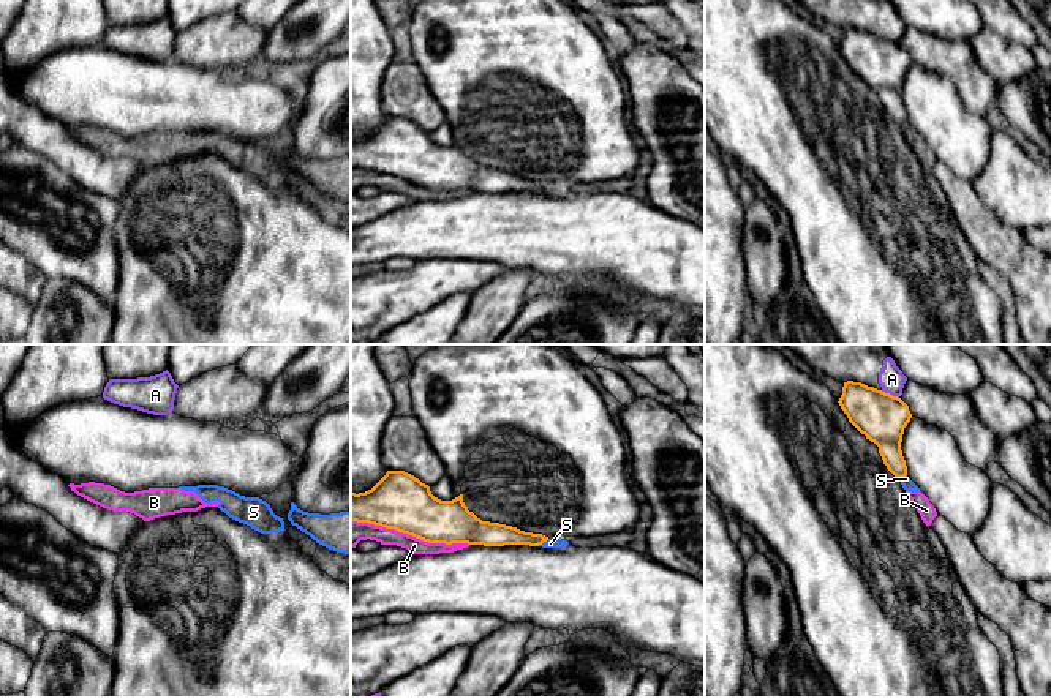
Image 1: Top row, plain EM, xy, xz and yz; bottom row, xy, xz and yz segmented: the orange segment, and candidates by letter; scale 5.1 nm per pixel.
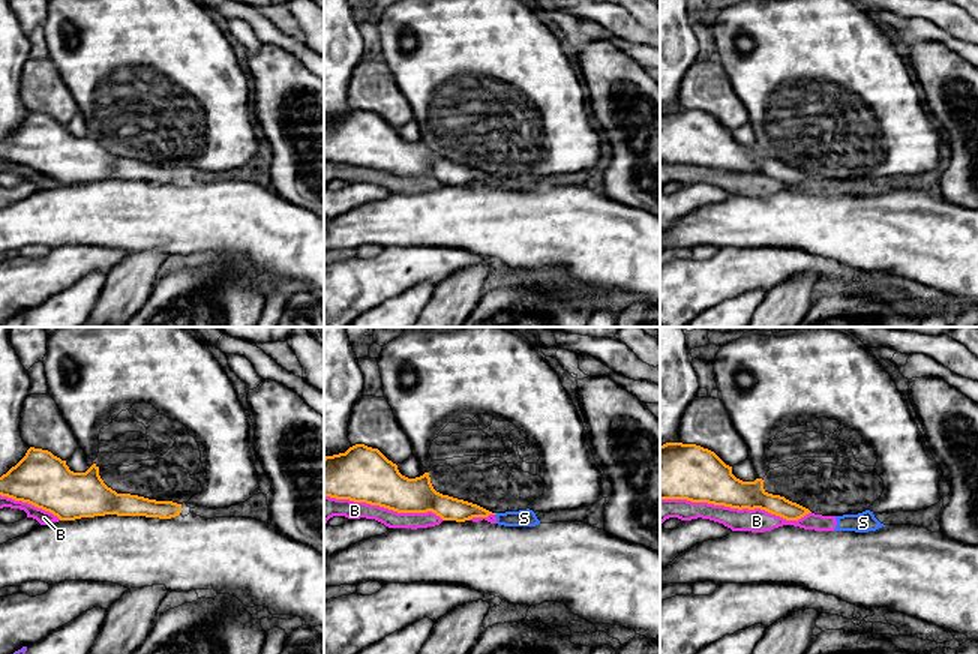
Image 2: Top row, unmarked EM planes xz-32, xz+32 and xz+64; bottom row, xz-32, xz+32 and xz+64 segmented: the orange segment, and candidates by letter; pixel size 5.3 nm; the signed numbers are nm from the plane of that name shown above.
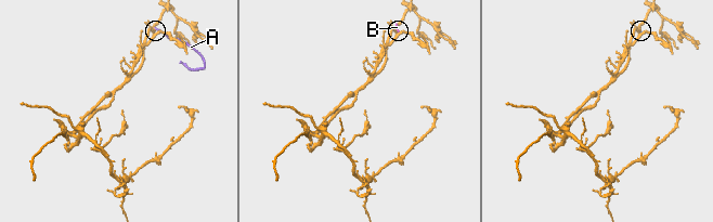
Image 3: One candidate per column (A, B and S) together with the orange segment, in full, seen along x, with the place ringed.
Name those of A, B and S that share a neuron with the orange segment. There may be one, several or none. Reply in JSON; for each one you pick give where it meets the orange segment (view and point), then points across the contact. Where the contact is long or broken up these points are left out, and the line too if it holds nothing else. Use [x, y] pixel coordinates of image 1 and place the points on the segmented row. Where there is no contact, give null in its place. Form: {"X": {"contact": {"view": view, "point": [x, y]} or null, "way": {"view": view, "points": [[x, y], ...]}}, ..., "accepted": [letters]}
{"accepted": []}

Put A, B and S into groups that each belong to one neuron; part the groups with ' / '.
A / B S

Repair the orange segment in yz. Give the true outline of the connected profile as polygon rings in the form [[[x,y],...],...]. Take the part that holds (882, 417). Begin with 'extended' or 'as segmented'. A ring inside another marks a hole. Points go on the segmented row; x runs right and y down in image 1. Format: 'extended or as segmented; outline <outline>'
as segmented; outline [[[853,381],[844,382],[838,403],[849,422],[879,447],[887,469],[898,480],[904,478],[907,466],[901,442],[912,418],[909,406],[898,396]]]

